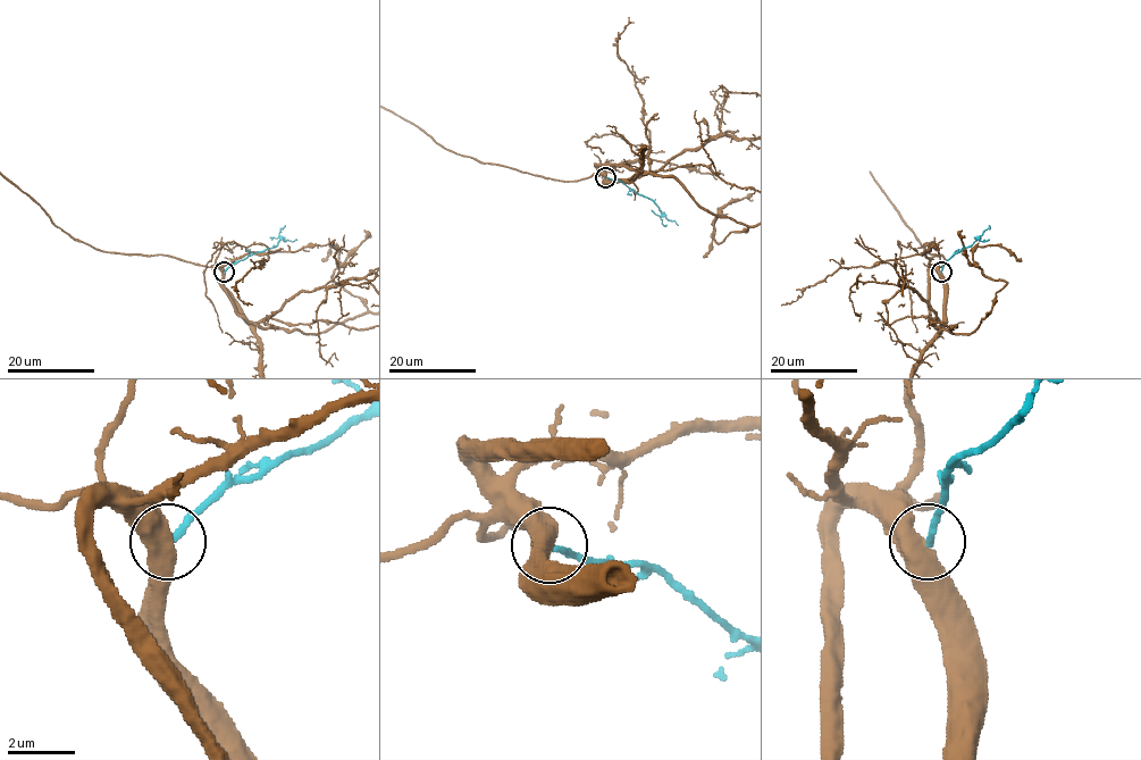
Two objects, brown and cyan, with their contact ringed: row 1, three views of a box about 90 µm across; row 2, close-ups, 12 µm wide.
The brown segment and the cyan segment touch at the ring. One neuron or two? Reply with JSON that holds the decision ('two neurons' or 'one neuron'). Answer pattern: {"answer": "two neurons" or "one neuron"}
{"answer": "one neuron"}

